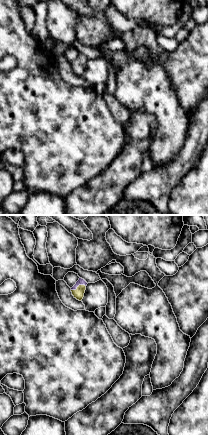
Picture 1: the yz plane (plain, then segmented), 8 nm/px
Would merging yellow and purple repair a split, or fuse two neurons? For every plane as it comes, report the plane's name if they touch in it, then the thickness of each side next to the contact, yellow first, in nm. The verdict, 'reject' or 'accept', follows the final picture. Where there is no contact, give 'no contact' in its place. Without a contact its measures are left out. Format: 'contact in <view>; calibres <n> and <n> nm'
contact in yz; calibres 80 and 50 nm

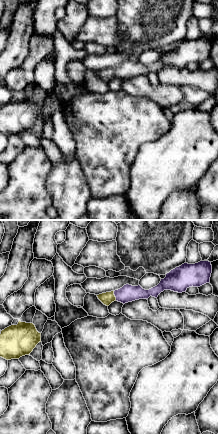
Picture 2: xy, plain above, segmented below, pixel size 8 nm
contact in xy; calibres 100 and 140 nm

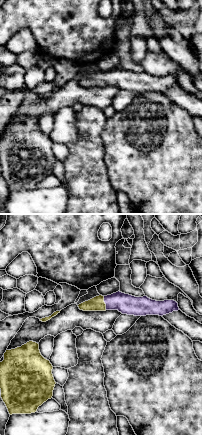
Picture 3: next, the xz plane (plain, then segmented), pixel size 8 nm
contact in xz; calibres 120 and 160 nm

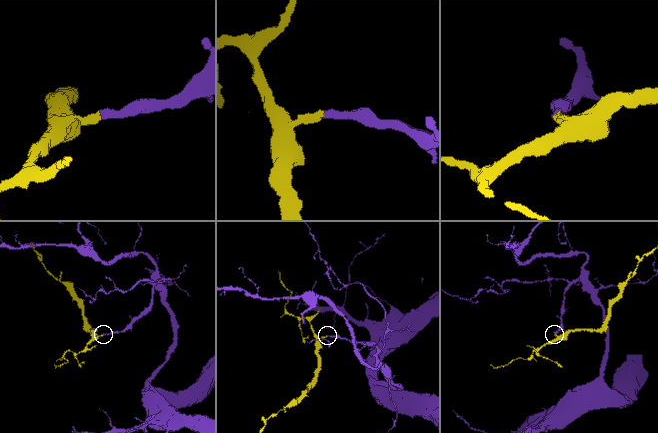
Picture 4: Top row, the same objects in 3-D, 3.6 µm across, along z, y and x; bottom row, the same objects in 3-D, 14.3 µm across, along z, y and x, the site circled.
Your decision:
accept

